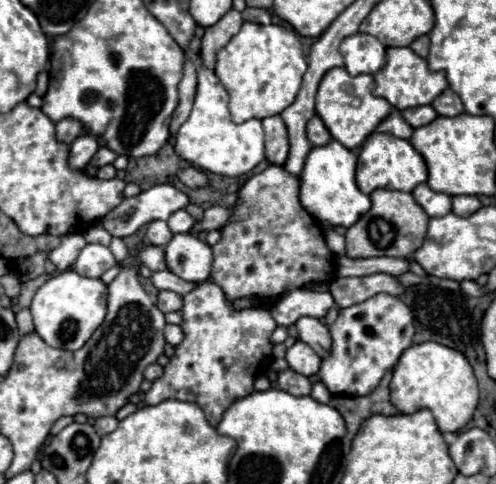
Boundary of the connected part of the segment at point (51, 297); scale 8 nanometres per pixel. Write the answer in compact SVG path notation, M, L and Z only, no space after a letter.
M66 270L42 284L30 304L36 334L52 348L78 350L106 318L108 286L100 278L88 278L76 270Z

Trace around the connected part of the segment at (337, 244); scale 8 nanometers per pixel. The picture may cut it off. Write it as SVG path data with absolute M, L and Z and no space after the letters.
M328 230L326 232L326 244L328 244L328 248L336 256L342 256L344 254L344 236L340 236L336 230Z

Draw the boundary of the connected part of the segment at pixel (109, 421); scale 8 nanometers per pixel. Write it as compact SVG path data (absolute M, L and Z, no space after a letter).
M102 416L102 418L94 420L94 430L96 430L100 436L114 432L116 426L118 426L118 420L116 420L114 416Z

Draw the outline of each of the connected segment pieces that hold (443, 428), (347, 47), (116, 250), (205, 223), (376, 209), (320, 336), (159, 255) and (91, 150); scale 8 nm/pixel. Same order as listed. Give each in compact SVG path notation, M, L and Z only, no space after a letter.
M436 342L414 344L400 356L394 368L390 400L402 414L428 408L434 414L440 432L458 432L472 420L478 406L478 382L462 352Z
M352 34L340 44L350 76L376 74L386 64L386 46L370 34Z
M112 238L112 244L110 244L110 250L116 258L116 262L124 262L124 258L128 256L128 250L126 250L126 244L120 240L120 238Z
M212 206L208 210L204 210L204 218L202 222L196 224L196 230L208 232L208 230L220 230L230 218L230 210L222 208L222 206Z
M374 190L370 194L372 208L346 232L346 256L348 258L370 258L370 256L402 256L412 254L422 246L428 228L428 214L414 200L410 192L398 190Z
M300 318L296 322L296 328L298 328L298 334L300 334L300 340L304 340L310 348L314 348L314 352L320 356L320 358L326 358L330 354L330 346L332 346L332 334L330 334L330 328L326 324L322 324L320 320L316 318Z
M148 244L146 248L142 248L138 252L138 258L144 266L148 266L152 272L154 270L166 270L166 258L164 258L164 248L158 248L158 246L152 246Z
M82 134L70 144L70 166L84 168L98 150L98 140L92 134Z

